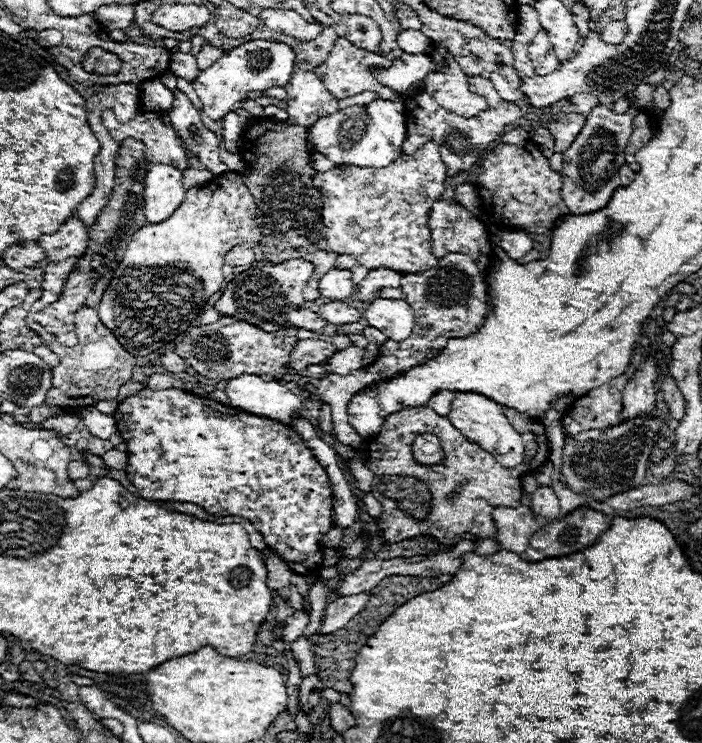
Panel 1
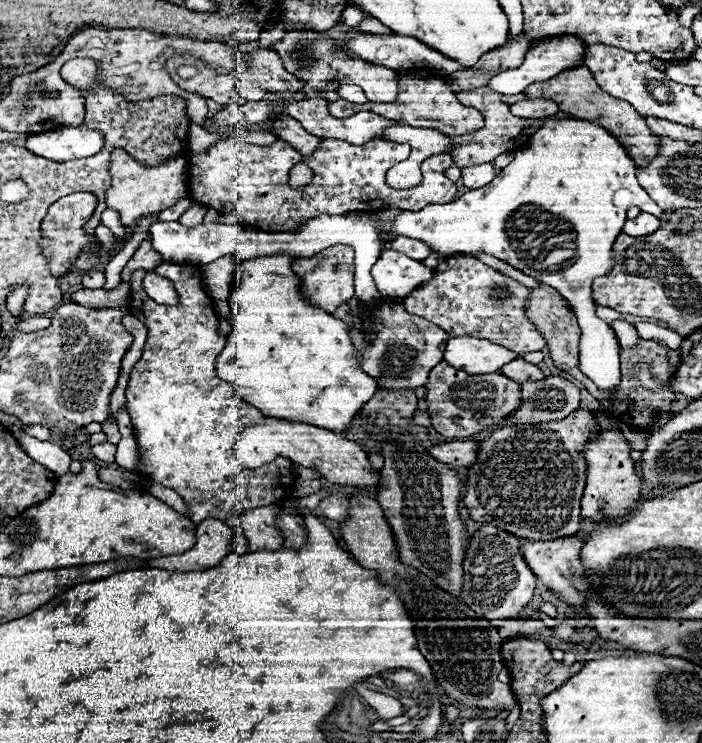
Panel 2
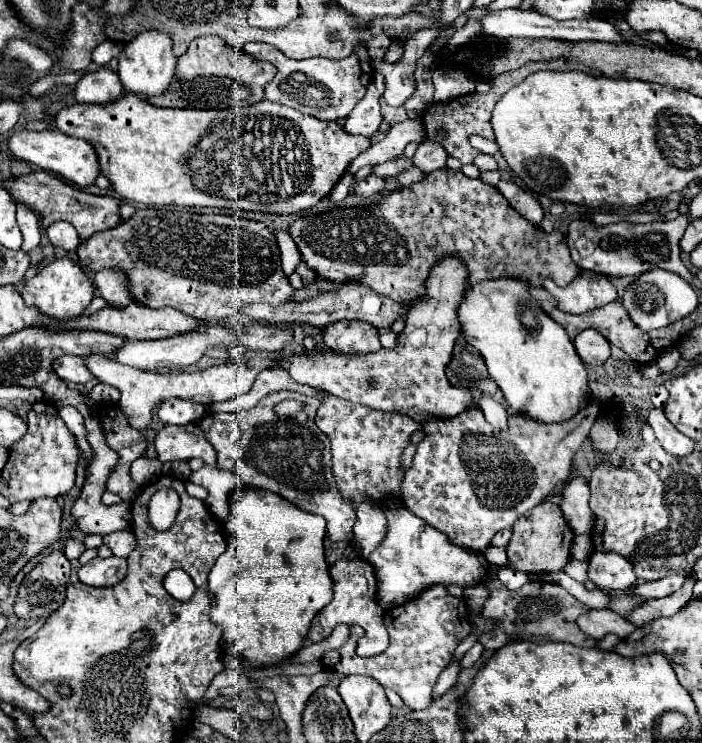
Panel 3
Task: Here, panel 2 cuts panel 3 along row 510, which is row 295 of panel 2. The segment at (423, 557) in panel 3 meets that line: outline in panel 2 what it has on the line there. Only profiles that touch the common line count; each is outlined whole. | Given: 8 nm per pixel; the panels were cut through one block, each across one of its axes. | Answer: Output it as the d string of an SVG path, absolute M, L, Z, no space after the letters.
M384 250L372 266L372 278L386 298L408 298L418 286L432 280L434 270L396 250Z

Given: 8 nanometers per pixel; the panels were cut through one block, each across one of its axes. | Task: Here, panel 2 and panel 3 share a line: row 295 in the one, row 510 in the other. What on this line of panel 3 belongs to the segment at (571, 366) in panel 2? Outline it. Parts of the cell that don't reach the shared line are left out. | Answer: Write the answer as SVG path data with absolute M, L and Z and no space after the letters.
M550 502L538 504L514 524L512 538L506 546L508 564L506 566L494 566L492 564L490 566L490 578L496 578L500 568L512 568L512 566L518 566L518 570L526 572L526 574L558 572L568 562L570 544L572 544L572 530L568 528L560 508L556 504L550 504Z

